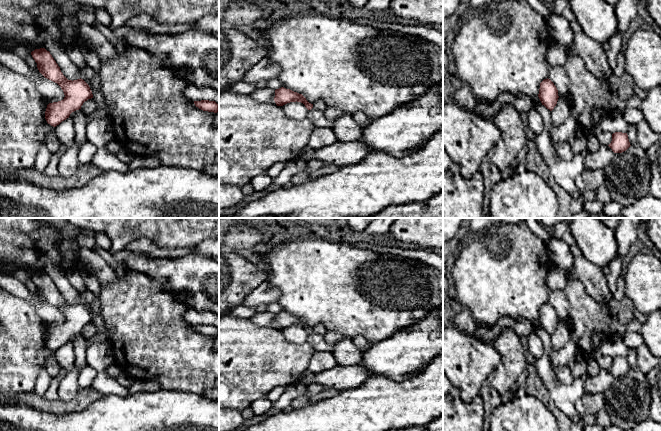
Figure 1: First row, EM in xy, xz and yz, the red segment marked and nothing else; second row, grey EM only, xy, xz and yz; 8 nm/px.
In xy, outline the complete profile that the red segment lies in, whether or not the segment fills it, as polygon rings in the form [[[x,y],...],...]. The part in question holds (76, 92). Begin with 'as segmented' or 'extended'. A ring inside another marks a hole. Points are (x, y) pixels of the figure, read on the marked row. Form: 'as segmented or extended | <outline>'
as segmented | [[[45,48],[35,49],[31,55],[37,63],[39,72],[47,79],[57,83],[64,92],[64,99],[49,103],[45,111],[45,119],[53,127],[69,118],[70,114],[81,109],[88,99],[93,98],[89,85],[83,79],[68,80],[60,67]]]

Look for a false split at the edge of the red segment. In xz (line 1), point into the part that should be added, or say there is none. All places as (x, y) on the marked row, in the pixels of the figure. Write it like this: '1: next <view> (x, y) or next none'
1: next none

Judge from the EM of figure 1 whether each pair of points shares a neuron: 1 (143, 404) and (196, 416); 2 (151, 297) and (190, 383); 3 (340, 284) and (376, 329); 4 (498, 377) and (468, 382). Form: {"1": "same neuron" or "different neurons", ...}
{"1": "same neuron", "2": "same neuron", "3": "same neuron", "4": "different neurons"}

